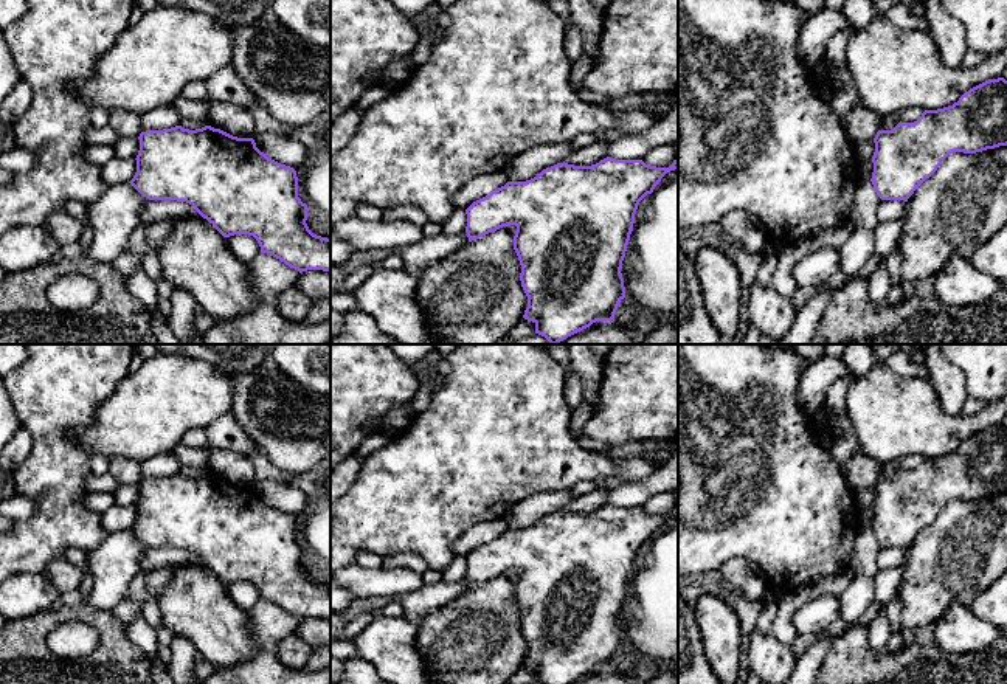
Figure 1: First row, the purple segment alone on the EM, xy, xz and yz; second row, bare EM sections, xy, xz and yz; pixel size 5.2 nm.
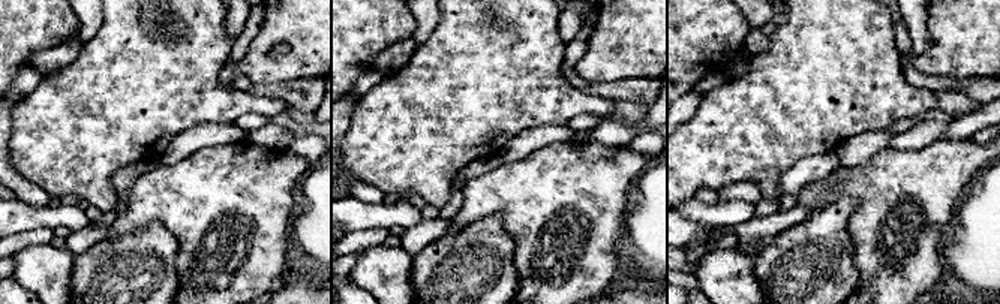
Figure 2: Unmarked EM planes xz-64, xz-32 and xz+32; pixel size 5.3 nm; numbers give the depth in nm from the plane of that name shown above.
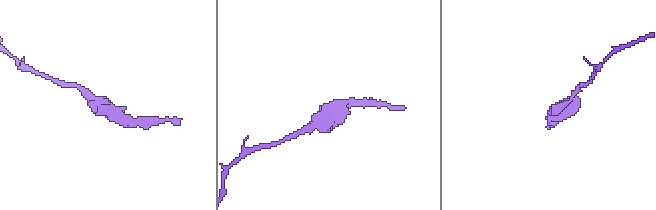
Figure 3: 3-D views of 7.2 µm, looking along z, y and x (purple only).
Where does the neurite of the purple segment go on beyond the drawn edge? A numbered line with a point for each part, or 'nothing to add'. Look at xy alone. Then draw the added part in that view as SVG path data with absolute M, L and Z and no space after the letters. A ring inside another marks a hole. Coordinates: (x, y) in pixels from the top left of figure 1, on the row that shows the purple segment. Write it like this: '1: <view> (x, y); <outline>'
1: xy (115, 214); M130 183L109 186L96 202L88 205L85 225L95 233L92 245L82 248L79 244L68 244L59 247L59 253L65 259L115 261L126 253L133 230L146 225L140 211L149 202Z

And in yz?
1: yz (865, 205); M861 178L853 195L849 219L861 228L875 230L880 223L877 208L881 199L877 195L870 180Z

